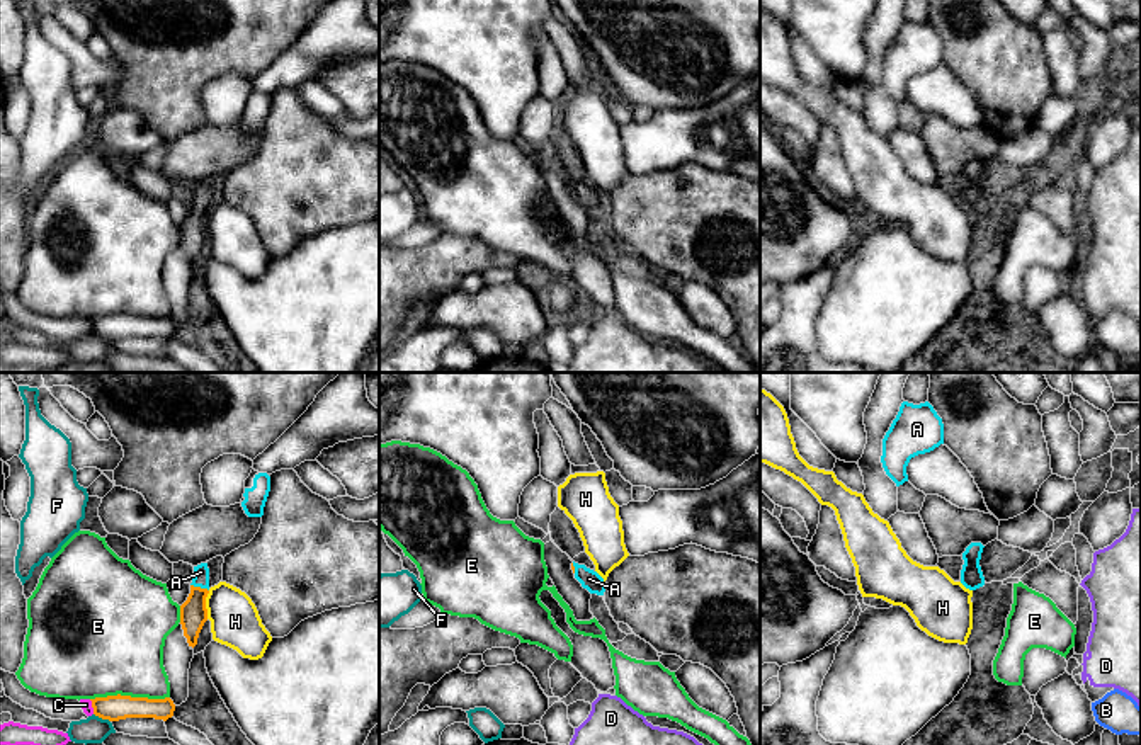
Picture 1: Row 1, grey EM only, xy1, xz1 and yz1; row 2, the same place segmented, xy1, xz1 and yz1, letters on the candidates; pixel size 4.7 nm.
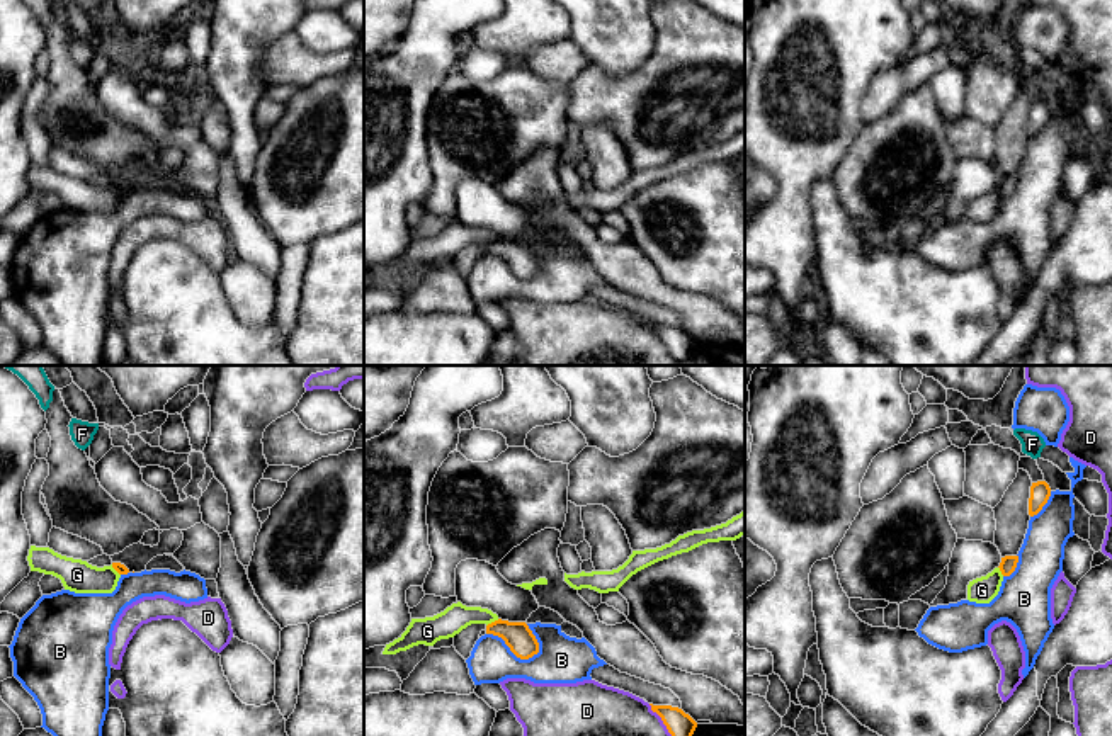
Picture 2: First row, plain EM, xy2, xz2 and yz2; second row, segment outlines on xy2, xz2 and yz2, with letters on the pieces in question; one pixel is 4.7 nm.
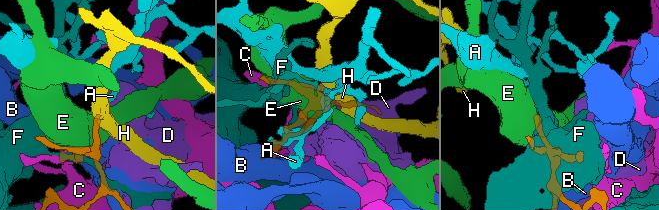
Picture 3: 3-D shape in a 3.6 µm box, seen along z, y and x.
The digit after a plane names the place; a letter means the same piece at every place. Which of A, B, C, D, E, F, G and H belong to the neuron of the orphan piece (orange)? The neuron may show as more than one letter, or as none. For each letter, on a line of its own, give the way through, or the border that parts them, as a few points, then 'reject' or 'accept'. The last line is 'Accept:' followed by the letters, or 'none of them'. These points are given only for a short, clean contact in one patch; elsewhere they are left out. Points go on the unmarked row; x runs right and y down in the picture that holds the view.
A: way xy1 (193, 232), (199, 206), (201, 191); accept
B: reject
C: reject
D: reject
E: reject
F: reject
G: border xz2 (499, 238), (487, 245); reject
H: border xy1 (210, 210), (206, 237); reject
Accept: A

